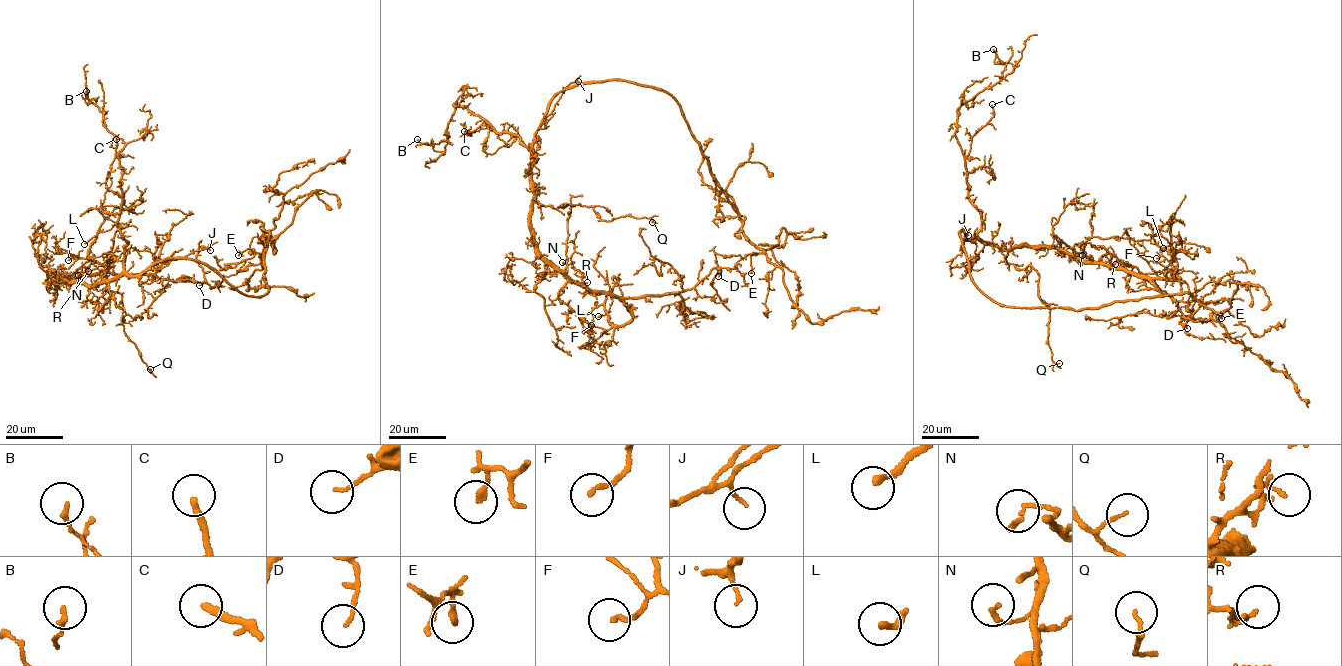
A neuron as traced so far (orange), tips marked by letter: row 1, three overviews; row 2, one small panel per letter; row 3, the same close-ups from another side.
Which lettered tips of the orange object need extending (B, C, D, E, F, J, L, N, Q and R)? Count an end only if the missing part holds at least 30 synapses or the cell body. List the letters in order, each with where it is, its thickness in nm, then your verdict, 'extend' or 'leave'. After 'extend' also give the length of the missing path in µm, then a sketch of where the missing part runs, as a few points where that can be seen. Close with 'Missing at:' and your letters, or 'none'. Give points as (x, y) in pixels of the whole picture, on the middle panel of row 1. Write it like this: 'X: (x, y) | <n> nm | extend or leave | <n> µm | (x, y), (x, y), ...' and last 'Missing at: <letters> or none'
B: (417, 139) | 160 nm | leave
C: (464, 131) | 240 nm | extend | 25 µm | (464, 131), (461, 125), (451, 120), (439, 126), (435, 123)
D: (718, 276) | 90 nm | leave
E: (751, 273) | 220 nm | leave
F: (591, 325) | 150 nm | leave
J: (578, 81) | 90 nm | leave
L: (598, 316) | 200 nm | leave
N: (562, 262) | 140 nm | leave
Q: (652, 222) | 90 nm | leave
R: (587, 282) | 120 nm | leave
Missing at: C

